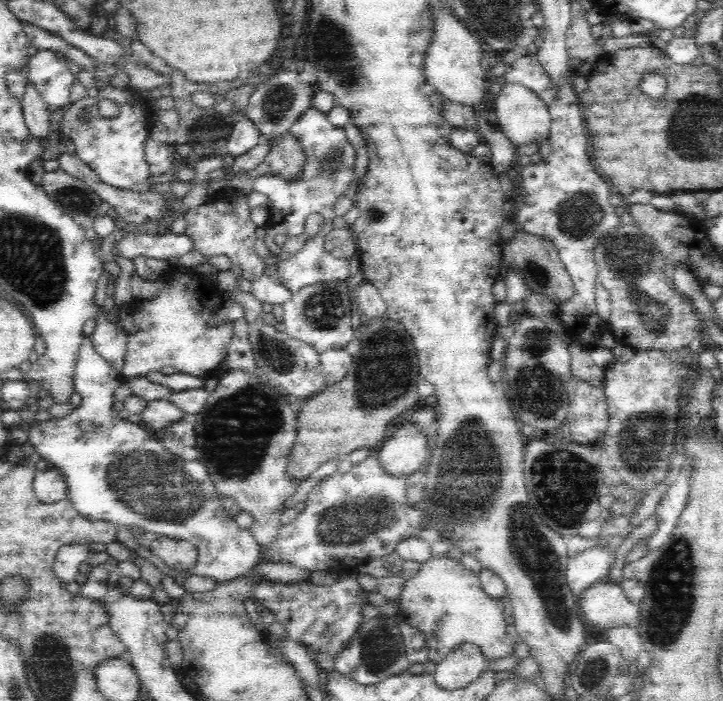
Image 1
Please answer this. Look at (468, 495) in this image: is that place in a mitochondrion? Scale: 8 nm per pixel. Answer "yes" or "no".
yes

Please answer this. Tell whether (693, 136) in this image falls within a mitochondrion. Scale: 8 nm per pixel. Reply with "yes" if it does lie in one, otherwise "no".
yes

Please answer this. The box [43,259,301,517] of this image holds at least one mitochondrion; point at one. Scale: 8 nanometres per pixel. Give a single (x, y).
(237, 429)

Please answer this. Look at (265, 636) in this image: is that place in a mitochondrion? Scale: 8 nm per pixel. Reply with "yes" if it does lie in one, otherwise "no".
no

